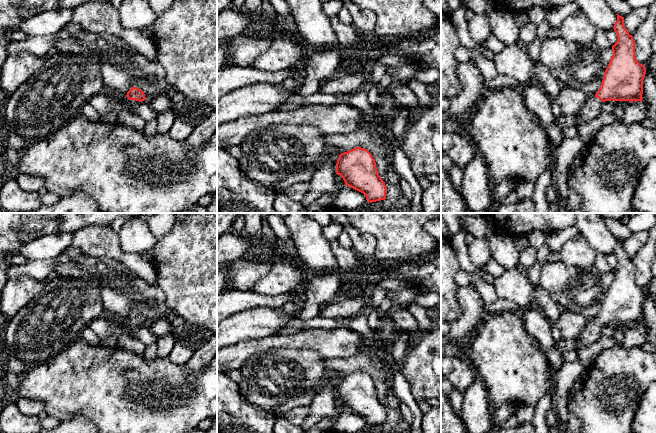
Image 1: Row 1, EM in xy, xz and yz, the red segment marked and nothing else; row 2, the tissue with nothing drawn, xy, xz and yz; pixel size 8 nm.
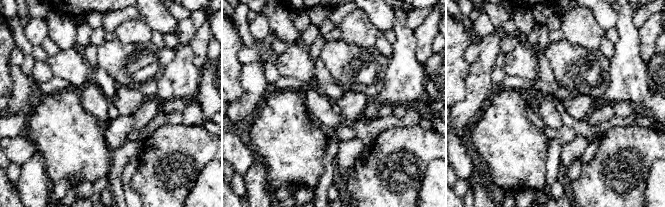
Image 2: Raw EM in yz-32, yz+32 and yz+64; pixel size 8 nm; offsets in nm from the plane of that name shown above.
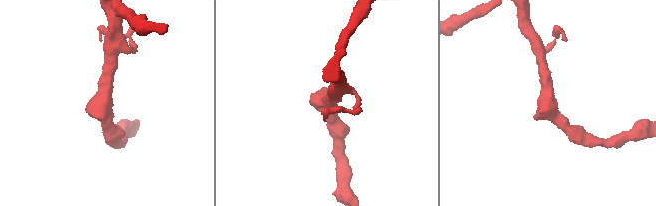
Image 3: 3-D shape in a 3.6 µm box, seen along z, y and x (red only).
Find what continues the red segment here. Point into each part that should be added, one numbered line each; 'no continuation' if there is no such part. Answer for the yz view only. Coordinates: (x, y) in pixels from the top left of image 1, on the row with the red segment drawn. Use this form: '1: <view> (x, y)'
1: yz (592, 107)

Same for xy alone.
1: xy (133, 104)

